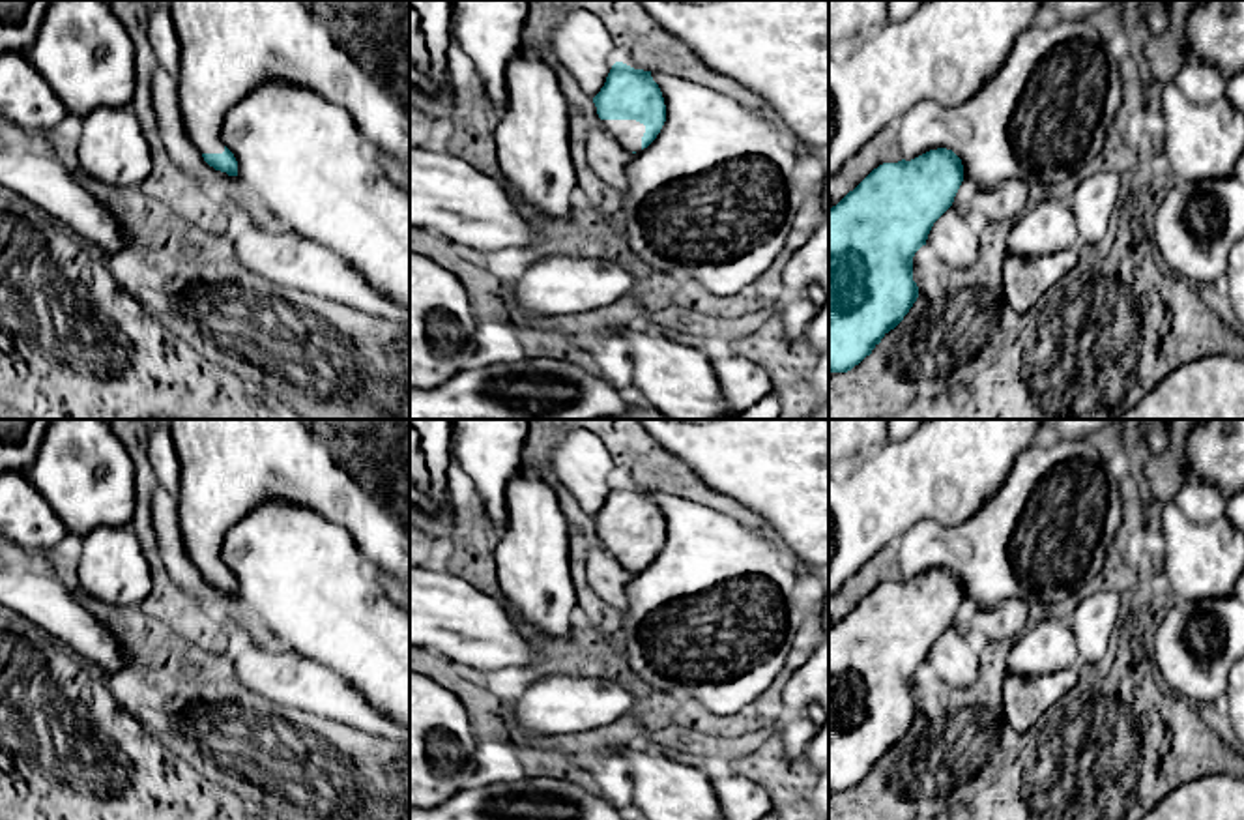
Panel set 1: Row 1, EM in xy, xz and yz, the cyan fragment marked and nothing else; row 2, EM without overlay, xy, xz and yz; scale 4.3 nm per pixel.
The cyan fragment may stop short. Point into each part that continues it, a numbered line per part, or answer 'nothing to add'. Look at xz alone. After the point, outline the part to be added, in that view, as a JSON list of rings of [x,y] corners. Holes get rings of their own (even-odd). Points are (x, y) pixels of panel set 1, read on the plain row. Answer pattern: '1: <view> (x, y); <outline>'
1: xz (629, 553); [[[600,539],[600,547],[608,550],[617,564],[629,571],[642,569],[645,545],[636,539]]]

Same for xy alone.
1: xy (356, 472); [[[168,419],[168,427],[180,459],[178,522],[185,552],[198,573],[223,573],[223,543],[228,530],[264,500],[275,498],[301,504],[344,526],[374,571],[383,571],[410,588],[410,419]]]

